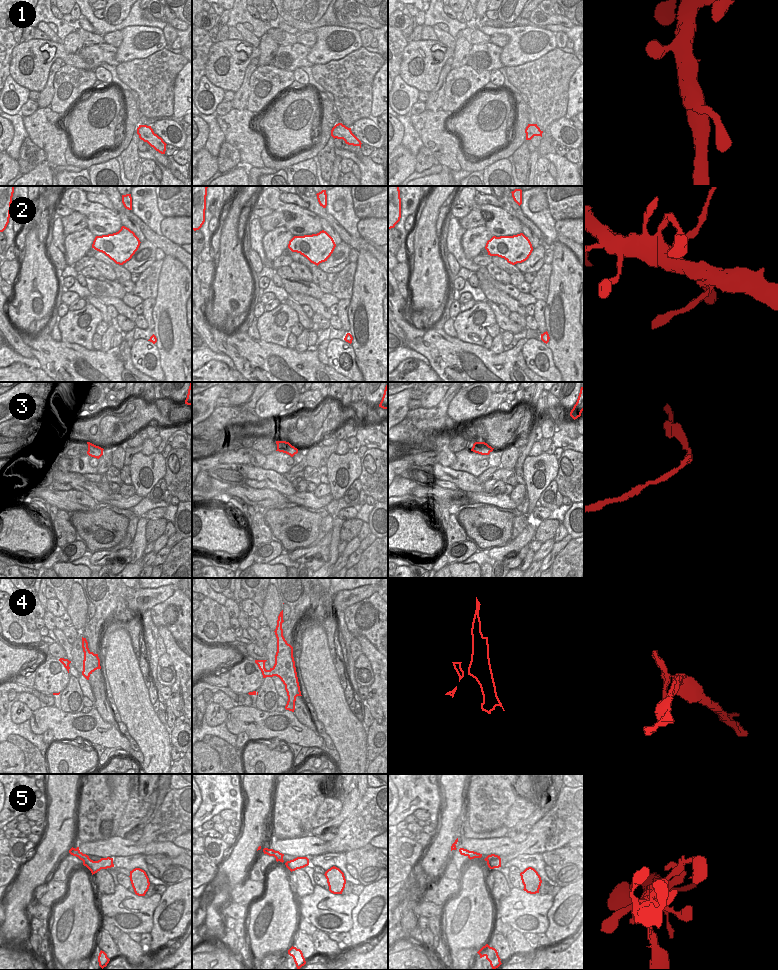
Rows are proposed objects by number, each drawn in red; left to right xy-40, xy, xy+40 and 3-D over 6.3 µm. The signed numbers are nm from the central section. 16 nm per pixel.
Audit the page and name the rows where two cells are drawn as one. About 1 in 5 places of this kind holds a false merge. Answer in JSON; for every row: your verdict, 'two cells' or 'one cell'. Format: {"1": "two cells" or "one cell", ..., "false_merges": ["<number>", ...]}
{"1": "one cell", "2": "one cell", "3": "two cells", "4": "one cell", "5": "one cell", "false_merges": ["3"]}

